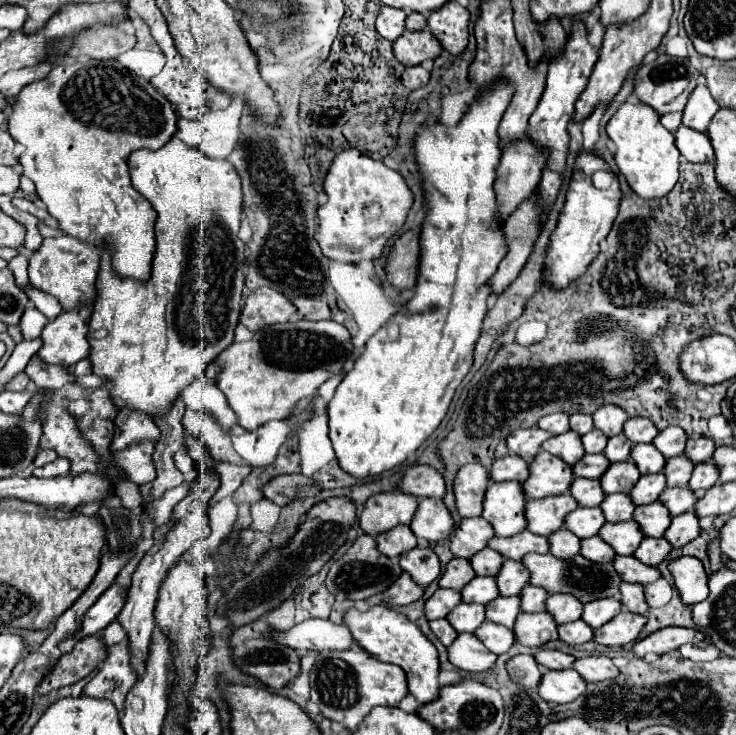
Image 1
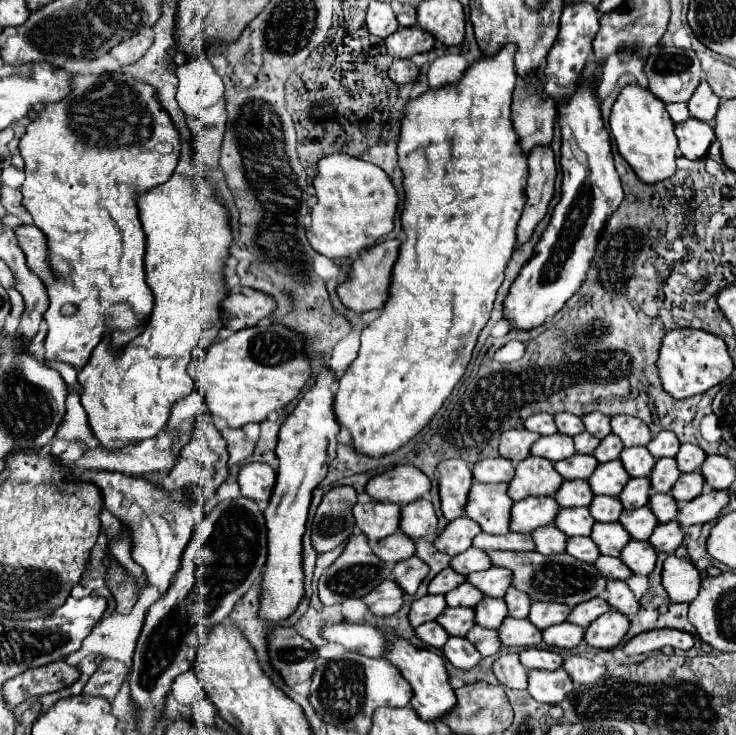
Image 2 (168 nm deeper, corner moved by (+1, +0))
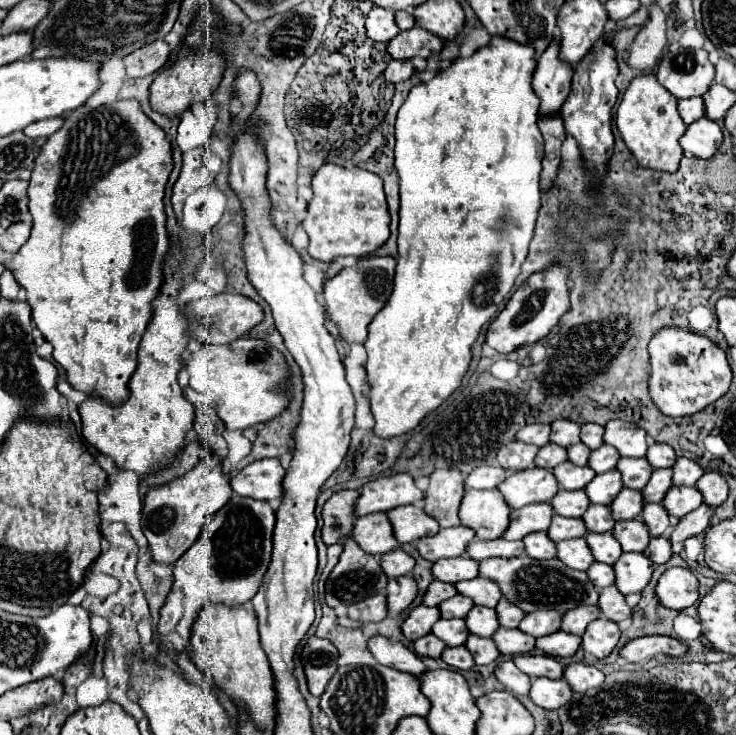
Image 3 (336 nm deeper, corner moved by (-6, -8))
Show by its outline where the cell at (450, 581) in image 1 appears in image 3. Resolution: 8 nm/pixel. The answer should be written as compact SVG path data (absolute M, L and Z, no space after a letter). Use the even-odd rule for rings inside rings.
M434 580L422 600L424 606L440 606L444 600L456 596L458 592L454 592L454 584L446 584L446 582L440 582L440 580Z

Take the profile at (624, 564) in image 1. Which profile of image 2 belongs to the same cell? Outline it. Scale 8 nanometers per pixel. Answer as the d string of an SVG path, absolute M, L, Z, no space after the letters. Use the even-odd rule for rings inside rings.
M599 556L595 560L595 568L607 580L627 580L631 576L627 572L627 566L621 564L621 560L619 558L613 558L613 556Z

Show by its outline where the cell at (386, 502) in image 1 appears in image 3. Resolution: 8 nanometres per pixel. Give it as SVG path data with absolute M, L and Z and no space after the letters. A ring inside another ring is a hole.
M372 512L366 516L358 516L354 522L352 538L364 552L372 556L382 556L398 548L398 540L394 538L394 530L386 512Z

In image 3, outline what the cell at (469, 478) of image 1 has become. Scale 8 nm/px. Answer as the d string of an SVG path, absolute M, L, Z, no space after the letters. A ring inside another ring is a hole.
M434 470L430 474L430 486L424 492L424 512L434 516L442 528L458 526L458 508L466 490L466 476L458 470Z

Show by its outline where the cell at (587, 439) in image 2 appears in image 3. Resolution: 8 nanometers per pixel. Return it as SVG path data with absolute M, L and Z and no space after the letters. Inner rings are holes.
M574 444L572 448L568 448L568 460L576 466L586 466L588 458L590 458L590 448L586 448L586 444Z

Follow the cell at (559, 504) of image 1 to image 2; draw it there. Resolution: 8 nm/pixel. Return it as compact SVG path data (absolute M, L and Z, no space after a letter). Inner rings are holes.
M531 496L513 502L511 508L511 532L533 532L539 526L547 526L559 512L559 504L553 496Z

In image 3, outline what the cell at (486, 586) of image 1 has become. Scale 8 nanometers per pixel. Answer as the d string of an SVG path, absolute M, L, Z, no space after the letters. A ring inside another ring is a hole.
M458 594L450 600L446 600L444 604L440 604L438 608L440 608L442 618L466 618L466 612L470 612L470 608L474 608L474 600Z

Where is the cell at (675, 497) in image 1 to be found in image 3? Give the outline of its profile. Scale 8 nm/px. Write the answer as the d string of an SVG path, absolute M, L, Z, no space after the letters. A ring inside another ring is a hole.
M646 502L644 510L642 510L642 520L648 524L650 528L650 536L662 536L670 522L668 522L668 512L662 504L654 504L654 502Z

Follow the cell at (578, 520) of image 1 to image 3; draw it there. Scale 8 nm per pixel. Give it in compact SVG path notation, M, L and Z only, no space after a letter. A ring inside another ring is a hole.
M554 514L554 520L552 520L546 534L552 542L562 542L562 540L570 540L570 538L584 538L586 526L582 524L580 518L562 518L562 516Z

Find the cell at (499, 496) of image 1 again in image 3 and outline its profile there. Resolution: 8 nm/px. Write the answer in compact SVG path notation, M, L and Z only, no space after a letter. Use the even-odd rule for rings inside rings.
M468 488L460 504L460 520L470 526L478 538L500 538L508 526L510 508L498 490L472 490Z

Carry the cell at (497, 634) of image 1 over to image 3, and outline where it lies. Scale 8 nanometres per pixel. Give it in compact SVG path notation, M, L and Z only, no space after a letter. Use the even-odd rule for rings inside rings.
M470 634L466 640L466 648L472 652L476 664L492 664L500 656L492 638L480 638L480 636Z

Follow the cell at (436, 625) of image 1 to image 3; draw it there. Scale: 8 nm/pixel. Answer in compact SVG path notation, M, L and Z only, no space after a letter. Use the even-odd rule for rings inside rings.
M426 634L426 636L422 636L422 638L418 638L418 640L414 642L414 648L416 648L416 654L418 654L418 656L440 658L446 646L444 646L442 640L438 640L434 634Z

